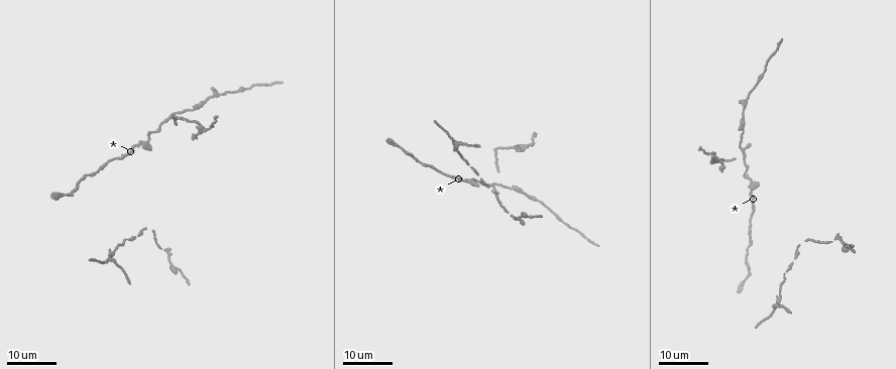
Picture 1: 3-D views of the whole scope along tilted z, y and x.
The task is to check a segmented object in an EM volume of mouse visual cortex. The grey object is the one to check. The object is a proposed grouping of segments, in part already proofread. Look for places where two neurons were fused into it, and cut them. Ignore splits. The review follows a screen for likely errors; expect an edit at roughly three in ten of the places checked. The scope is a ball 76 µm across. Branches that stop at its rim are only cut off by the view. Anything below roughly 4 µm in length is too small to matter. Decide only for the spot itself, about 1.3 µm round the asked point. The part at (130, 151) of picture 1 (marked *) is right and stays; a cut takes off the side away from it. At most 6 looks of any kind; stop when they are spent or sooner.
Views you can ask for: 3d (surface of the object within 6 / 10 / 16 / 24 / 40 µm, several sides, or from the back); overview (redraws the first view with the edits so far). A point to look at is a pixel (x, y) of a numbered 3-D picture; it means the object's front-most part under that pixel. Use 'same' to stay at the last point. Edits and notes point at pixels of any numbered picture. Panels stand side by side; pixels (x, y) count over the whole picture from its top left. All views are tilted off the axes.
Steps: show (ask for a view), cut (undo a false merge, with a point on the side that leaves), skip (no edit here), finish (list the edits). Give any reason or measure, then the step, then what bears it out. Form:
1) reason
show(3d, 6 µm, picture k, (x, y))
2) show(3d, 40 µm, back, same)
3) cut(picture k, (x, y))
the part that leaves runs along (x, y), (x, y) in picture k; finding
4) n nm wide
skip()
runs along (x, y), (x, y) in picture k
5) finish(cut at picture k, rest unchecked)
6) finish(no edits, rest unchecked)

side arm on a straight run
show(3d, 16 µm, picture 1, (741, 152))

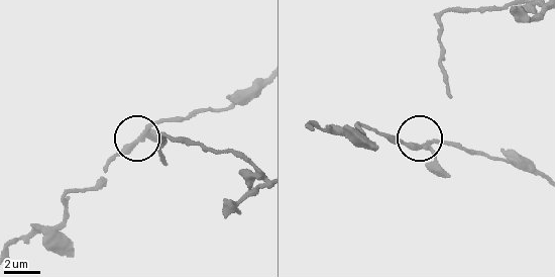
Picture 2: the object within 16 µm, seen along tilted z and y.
show(3d, 6 µm, picture 2, (142, 139))

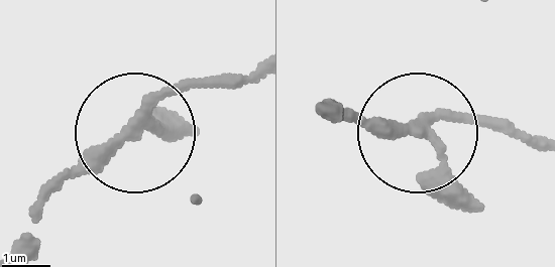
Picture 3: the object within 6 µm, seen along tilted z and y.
3 arms
skip()
all the same neuron

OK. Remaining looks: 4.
thick turns thin
show(3d, 16 µm, picture 1, (193, 109))

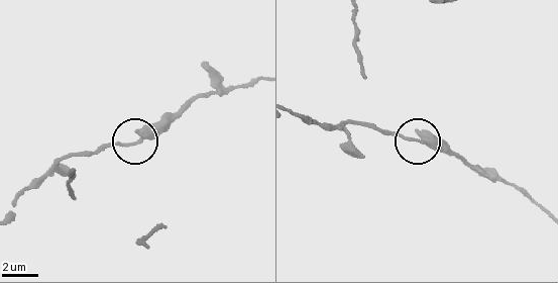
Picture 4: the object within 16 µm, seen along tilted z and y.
zoom in
show(3d, 6 µm, picture 4, (138, 140))

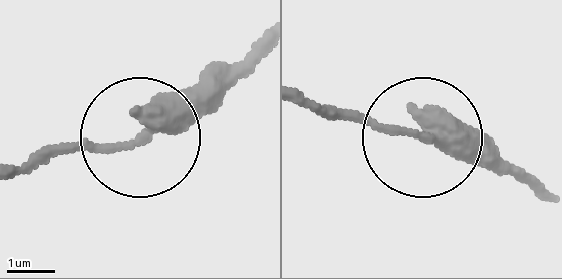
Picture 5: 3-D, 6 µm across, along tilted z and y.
skip()
runs along (299, 95), (525, 181) in picture 5; continuous, no second neuron

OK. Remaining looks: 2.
sudden change in width
show(3d, 16 µm, picture 1, (465, 181))

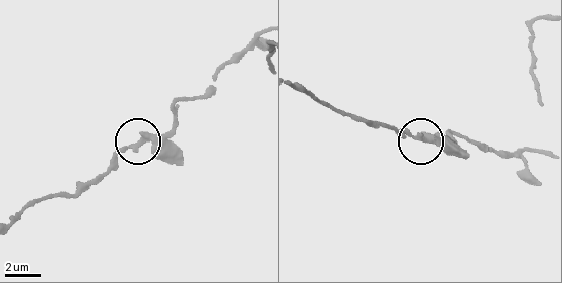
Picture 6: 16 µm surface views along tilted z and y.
zoom in
show(3d, 10 µm, picture 6, (135, 145))

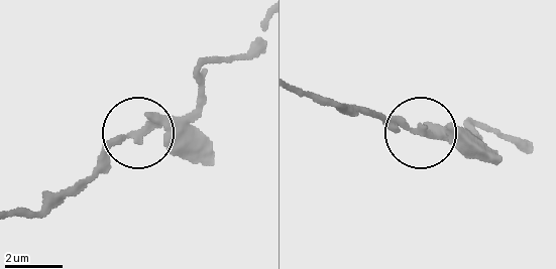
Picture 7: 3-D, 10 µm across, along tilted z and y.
skip()
continuous, no second neuron

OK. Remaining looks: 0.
finish(no edits, rest unchecked)

